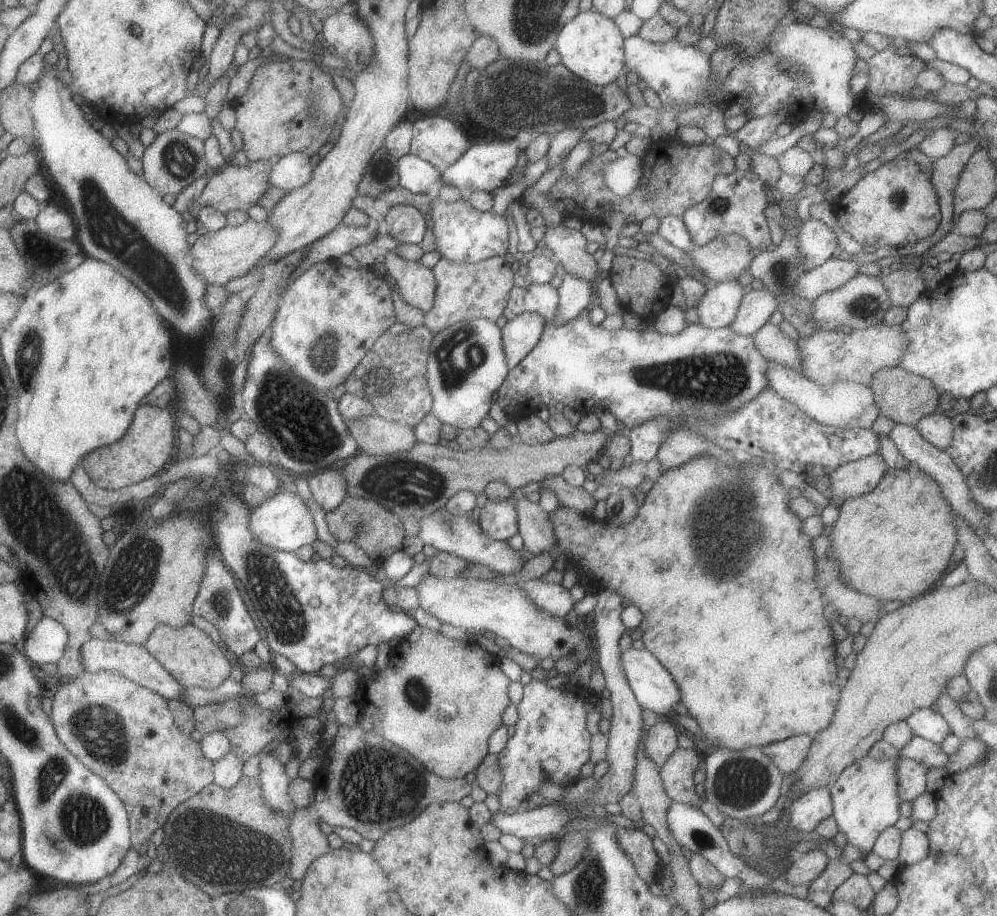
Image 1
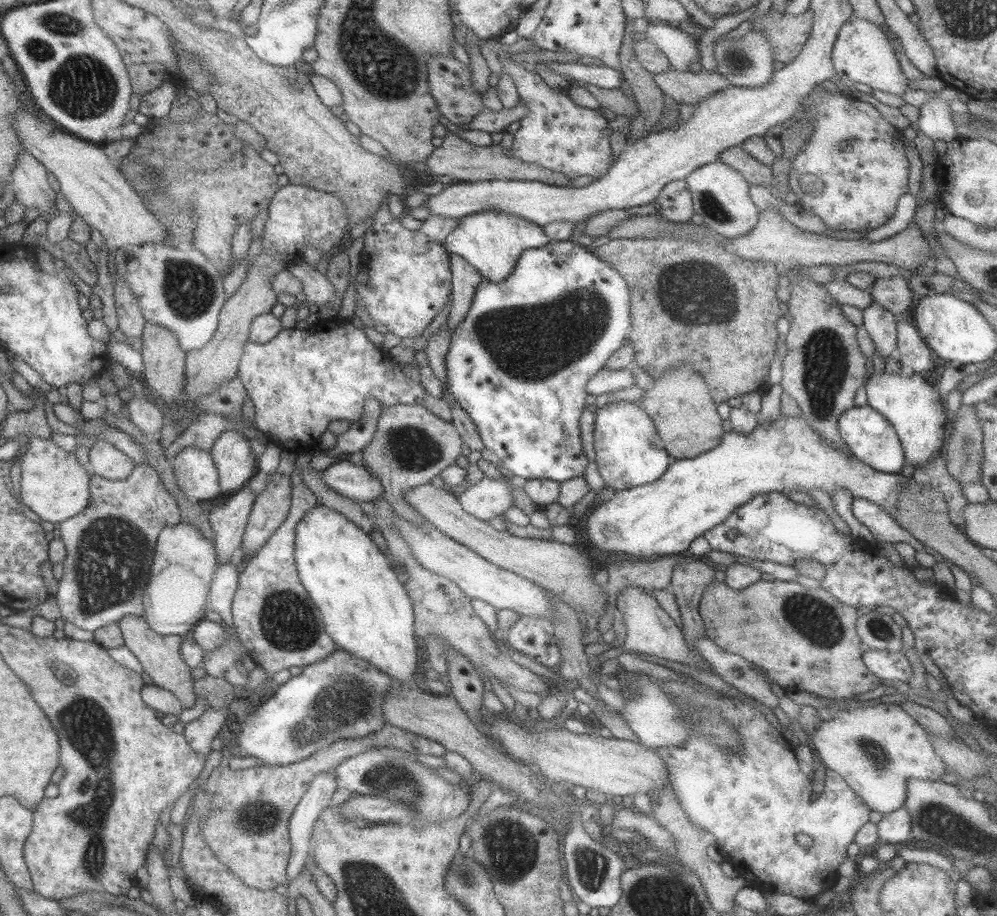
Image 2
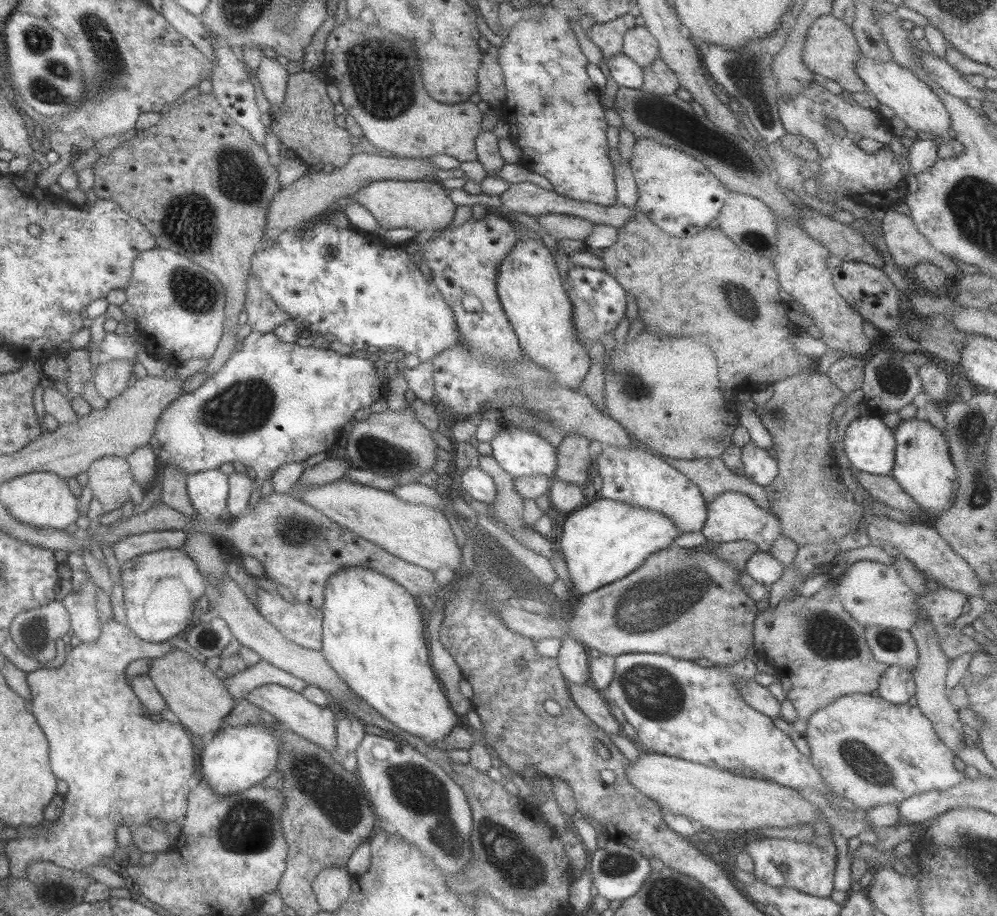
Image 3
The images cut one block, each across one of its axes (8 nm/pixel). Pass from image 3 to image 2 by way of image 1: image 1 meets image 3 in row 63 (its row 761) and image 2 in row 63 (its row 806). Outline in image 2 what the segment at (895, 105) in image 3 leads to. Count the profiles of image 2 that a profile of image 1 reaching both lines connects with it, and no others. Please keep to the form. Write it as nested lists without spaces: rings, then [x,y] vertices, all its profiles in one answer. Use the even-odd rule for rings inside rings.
[[[851,15],[837,31],[832,46],[831,60],[837,76],[849,83],[861,82],[871,89],[901,96],[908,88],[908,81],[901,73],[890,41],[885,32],[868,20]]]

